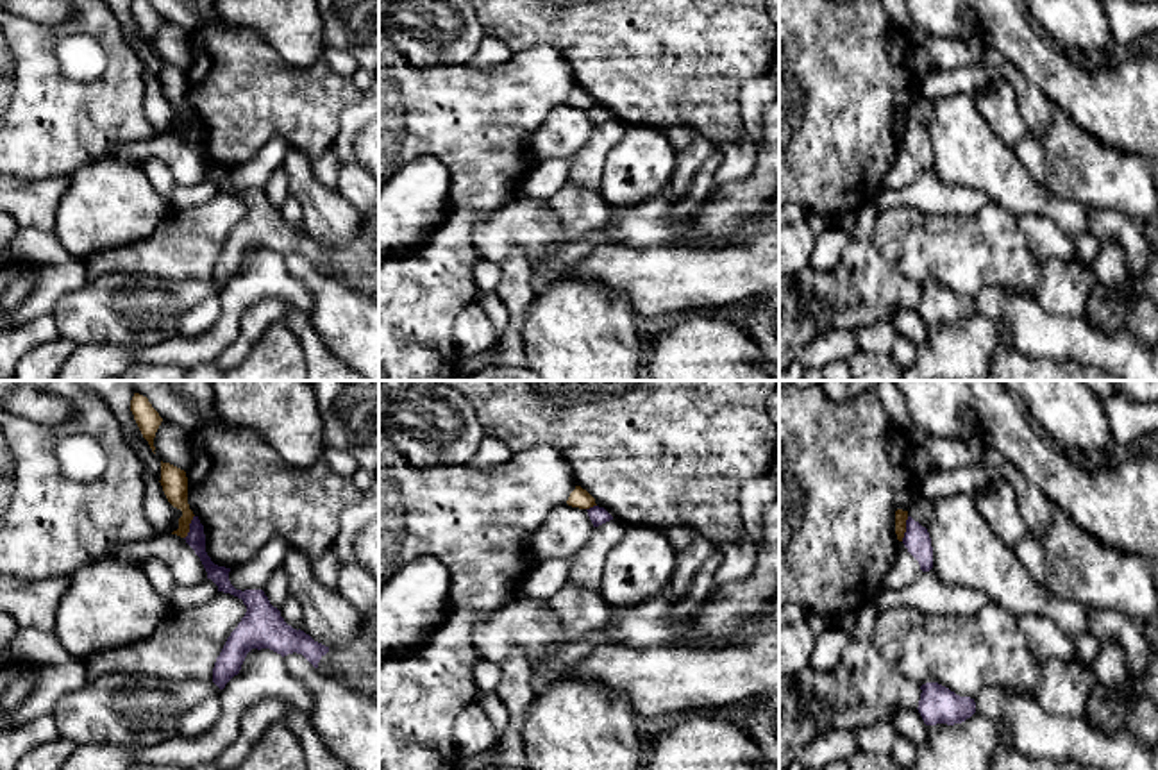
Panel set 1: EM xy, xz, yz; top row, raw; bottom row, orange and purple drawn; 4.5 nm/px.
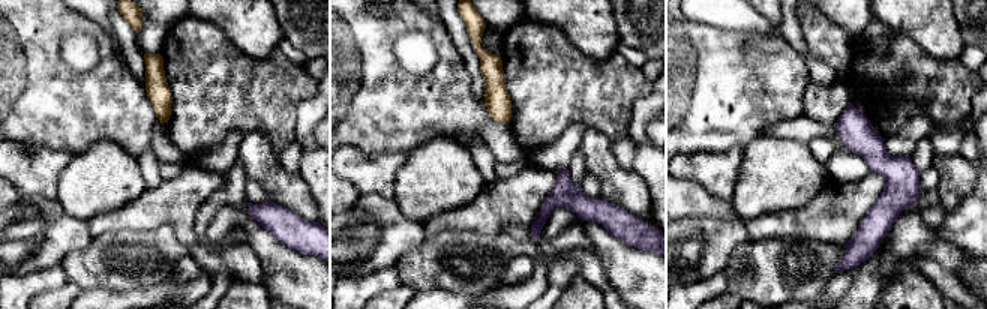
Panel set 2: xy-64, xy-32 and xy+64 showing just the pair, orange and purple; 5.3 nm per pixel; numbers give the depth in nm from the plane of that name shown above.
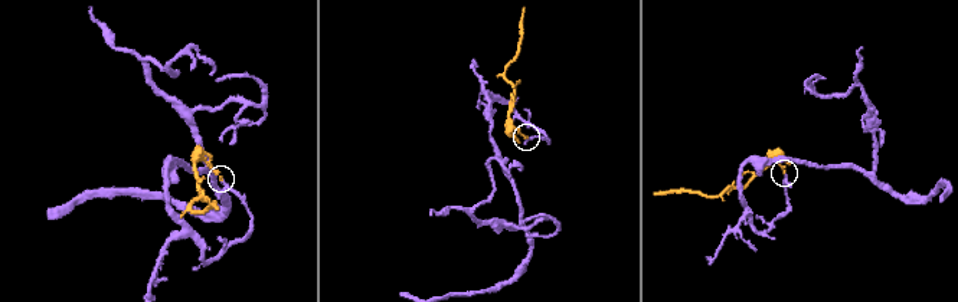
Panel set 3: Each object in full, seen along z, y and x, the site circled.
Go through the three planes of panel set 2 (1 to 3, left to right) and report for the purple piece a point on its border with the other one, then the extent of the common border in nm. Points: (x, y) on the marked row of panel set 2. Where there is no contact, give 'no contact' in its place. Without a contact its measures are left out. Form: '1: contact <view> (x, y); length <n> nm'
1: no contact
2: no contact
3: no contact

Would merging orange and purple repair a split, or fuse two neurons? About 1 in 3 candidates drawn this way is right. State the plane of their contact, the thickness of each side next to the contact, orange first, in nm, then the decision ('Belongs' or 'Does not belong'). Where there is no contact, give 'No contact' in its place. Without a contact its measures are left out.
Touches orange in yz. Thickness 60 nm (orange) against 120 nm. Does not belong

